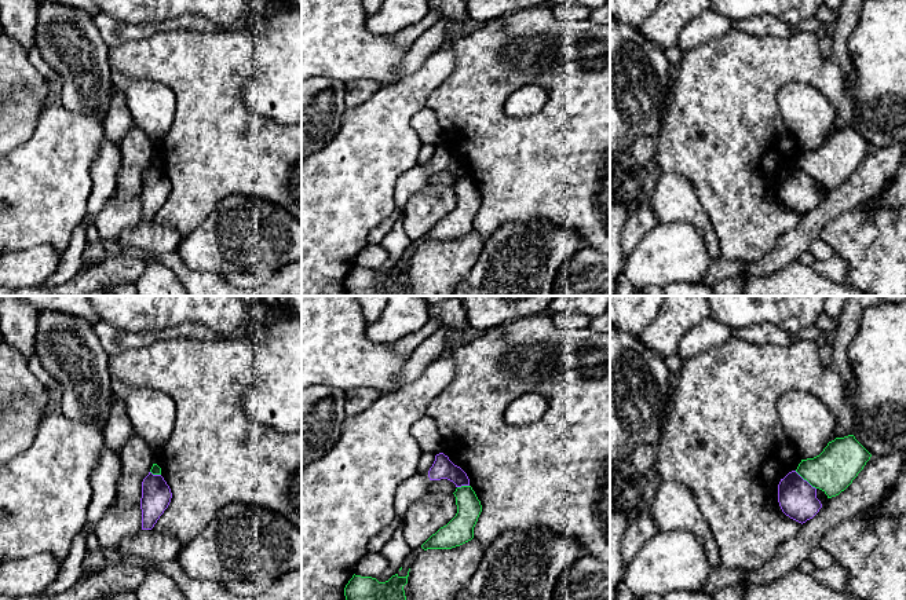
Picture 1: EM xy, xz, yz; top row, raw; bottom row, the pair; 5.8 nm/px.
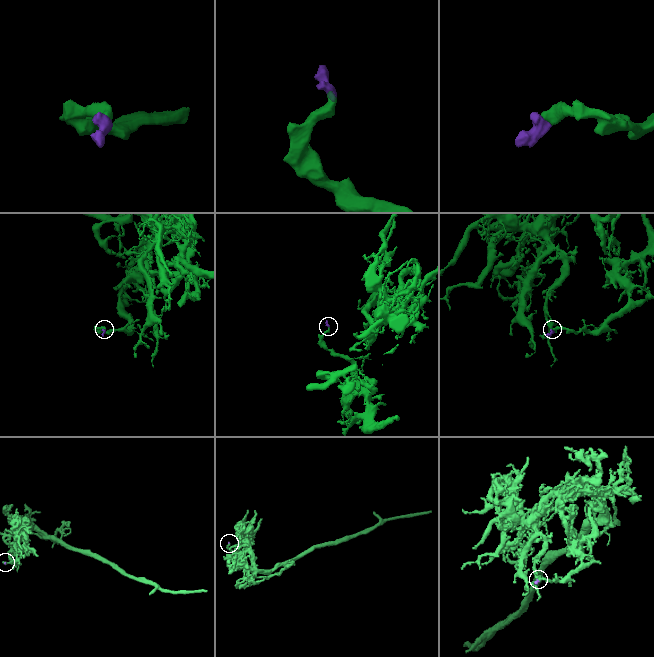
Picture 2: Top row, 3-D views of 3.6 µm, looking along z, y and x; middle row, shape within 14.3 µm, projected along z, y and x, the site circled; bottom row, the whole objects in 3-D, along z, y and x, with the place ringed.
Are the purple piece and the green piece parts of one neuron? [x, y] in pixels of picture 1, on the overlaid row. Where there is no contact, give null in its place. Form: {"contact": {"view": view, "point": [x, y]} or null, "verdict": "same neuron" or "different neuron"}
{"contact": {"view": "yz", "point": [806, 480]}, "verdict": "different neuron"}

